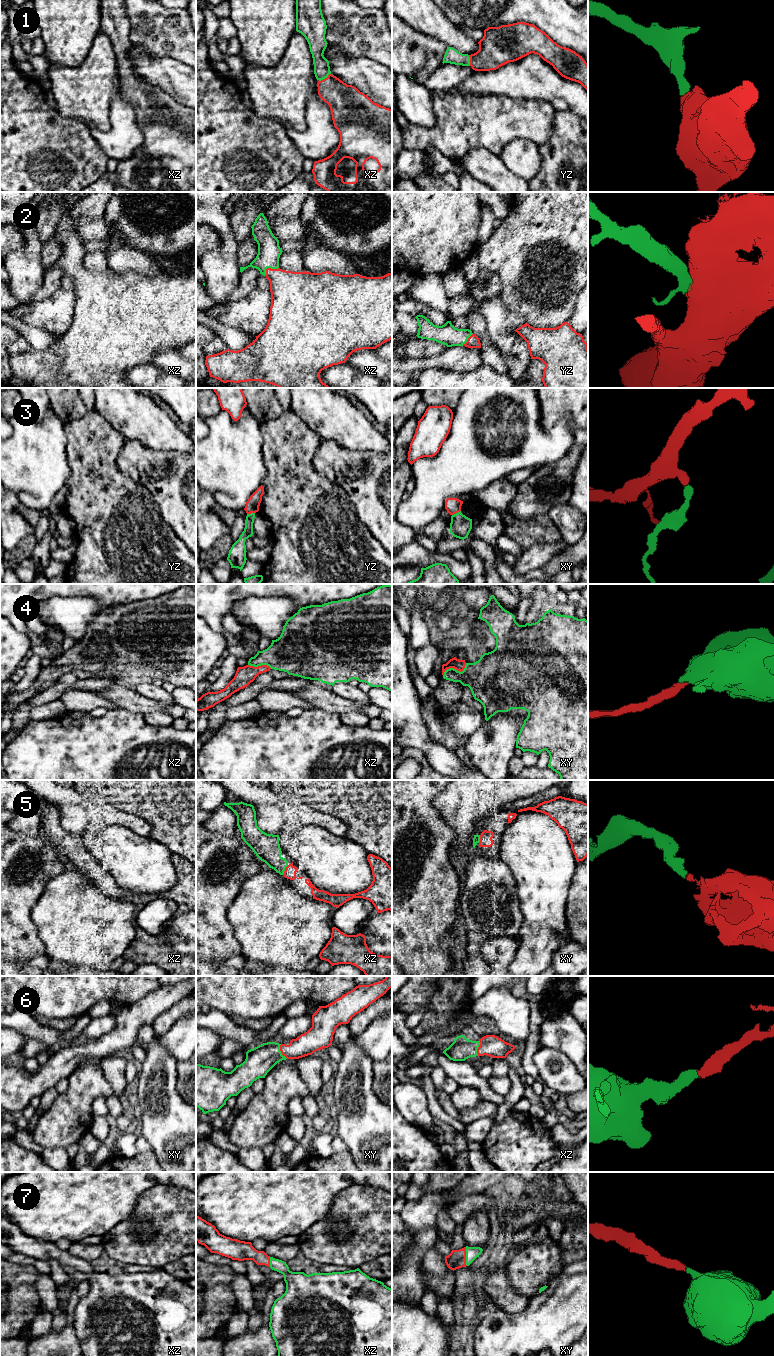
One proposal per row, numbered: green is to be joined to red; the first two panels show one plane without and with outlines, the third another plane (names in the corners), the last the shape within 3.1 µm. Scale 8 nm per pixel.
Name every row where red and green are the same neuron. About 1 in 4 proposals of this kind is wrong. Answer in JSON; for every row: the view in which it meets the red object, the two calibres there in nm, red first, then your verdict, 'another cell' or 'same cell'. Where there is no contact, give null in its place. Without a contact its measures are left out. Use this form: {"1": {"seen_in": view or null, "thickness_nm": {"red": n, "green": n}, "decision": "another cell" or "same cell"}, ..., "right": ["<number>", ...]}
{"1": {"seen_in": "xz", "thickness_nm": {"red": 280, "green": 130}, "decision": "same cell"}, "2": {"seen_in": "xz", "thickness_nm": {"red": 320, "green": 190}, "decision": "same cell"}, "3": {"seen_in": "xy", "thickness_nm": {"red": 130, "green": 170}, "decision": "another cell"}, "4": {"seen_in": "xy", "thickness_nm": {"red": 90, "green": 300}, "decision": "same cell"}, "5": {"seen_in": "xy", "thickness_nm": {"red": 100, "green": 60}, "decision": "same cell"}, "6": {"seen_in": "xy", "thickness_nm": {"red": 180, "green": 220}, "decision": "same cell"}, "7": {"seen_in": "xy", "thickness_nm": {"red": 150, "green": 100}, "decision": "same cell"}, "right": ["1", "2", "4", "5", "6", "7"]}

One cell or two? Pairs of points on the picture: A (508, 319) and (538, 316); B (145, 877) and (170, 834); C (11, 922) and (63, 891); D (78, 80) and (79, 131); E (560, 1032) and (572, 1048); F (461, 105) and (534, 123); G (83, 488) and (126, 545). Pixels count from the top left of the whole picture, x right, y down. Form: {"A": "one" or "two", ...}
{"A": "two", "B": "two", "C": "two", "D": "two", "E": "one", "F": "one", "G": "one"}

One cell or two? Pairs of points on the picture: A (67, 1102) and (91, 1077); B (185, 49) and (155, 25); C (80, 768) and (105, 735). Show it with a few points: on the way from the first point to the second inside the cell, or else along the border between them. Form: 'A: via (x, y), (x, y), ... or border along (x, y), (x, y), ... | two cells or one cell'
A: via (73, 1096), (86, 1083) | one cell
B: via (178, 42), (169, 33), (162, 32) | one cell
C: via (88, 760), (105, 743) | one cell

